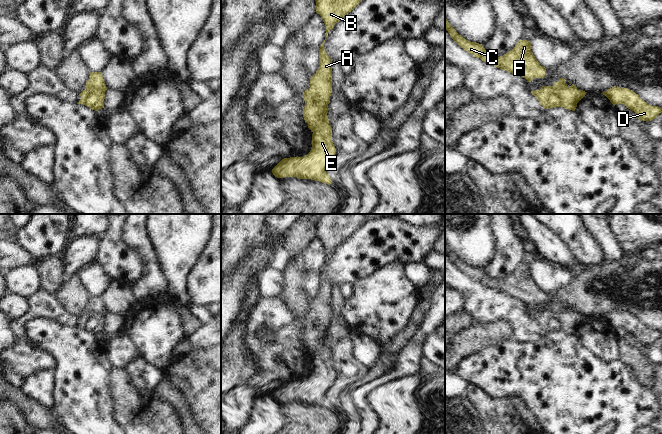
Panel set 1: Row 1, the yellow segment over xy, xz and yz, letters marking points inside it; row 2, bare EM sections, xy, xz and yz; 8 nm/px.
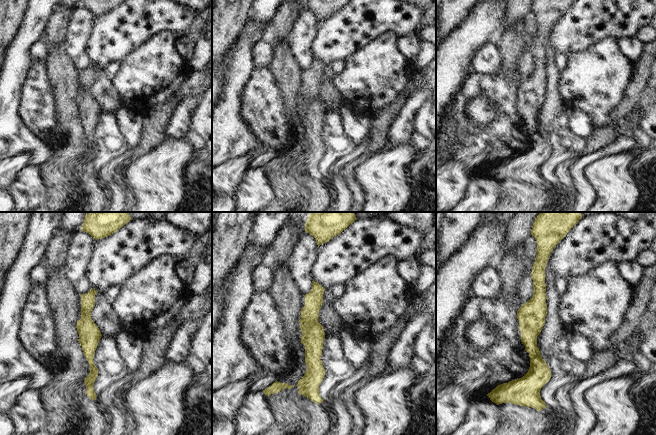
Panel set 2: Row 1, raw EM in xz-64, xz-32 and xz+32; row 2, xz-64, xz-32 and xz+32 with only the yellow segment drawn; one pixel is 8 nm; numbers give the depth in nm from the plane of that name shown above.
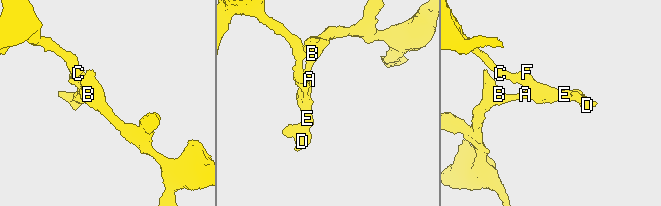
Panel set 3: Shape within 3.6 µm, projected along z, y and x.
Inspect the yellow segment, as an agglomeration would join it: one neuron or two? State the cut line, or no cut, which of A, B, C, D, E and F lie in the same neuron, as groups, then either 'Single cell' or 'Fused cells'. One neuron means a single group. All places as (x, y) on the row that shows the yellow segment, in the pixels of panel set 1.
Split along yz (552, 86), (558, 89), (560, 98), (565, 90), (576, 87). Groups: A B / C D E F. Fused cells

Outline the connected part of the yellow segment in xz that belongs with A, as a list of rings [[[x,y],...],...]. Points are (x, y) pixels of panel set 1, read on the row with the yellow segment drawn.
[[[324,42],[319,48],[319,69],[310,78],[310,88],[303,92],[305,103],[316,104],[315,109],[307,106],[303,107],[303,117],[308,124],[311,132],[314,132],[317,127],[317,113],[322,106],[327,106],[330,103],[332,93],[332,60],[327,55],[324,49]]]

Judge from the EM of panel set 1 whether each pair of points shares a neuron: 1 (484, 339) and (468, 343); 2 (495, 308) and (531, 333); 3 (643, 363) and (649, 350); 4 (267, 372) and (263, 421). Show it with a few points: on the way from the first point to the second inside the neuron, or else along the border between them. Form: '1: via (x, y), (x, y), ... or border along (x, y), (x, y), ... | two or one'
1: via (480, 339), (472, 340) | one
2: via (504, 308), (522, 324) | one
3: border along (628, 342), (636, 345), (651, 363) | two
4: border along (263, 391), (257, 394) | two

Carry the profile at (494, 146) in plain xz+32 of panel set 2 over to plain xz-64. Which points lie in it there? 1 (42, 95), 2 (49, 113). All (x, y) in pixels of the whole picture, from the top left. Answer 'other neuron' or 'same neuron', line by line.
1: same neuron
2: same neuron

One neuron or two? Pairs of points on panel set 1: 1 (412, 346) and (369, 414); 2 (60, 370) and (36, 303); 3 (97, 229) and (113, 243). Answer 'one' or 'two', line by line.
1: one
2: two
3: two

